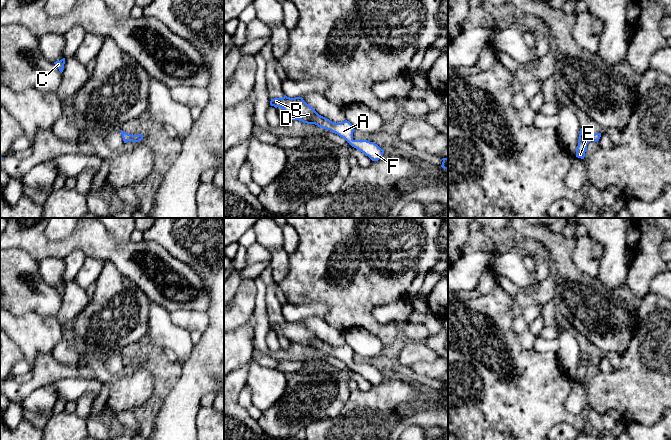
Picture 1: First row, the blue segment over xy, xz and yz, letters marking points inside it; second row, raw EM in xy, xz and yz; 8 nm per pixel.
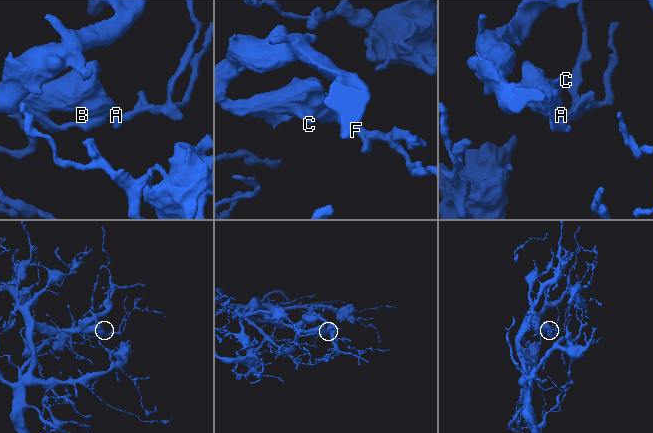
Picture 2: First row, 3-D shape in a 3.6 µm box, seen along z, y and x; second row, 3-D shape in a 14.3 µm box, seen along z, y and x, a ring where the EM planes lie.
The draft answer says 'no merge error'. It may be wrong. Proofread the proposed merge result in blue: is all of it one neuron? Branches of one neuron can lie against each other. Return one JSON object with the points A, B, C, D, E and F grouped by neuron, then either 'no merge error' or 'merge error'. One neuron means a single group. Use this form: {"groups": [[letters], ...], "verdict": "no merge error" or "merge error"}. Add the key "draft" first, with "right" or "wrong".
{"draft": "right", "groups": [["A", "B", "C", "D", "E", "F"]], "verdict": "no merge error"}

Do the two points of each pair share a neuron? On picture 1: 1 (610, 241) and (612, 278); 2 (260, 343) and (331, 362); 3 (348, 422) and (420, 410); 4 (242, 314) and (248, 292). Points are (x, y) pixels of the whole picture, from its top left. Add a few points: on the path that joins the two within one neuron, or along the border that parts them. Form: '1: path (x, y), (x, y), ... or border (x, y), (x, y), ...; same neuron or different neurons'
1: path (612, 250), (612, 269); same neuron
2: path (277, 354), (313, 355); same neuron
3: path (366, 422), (402, 411); same neuron
4: path (242, 309), (245, 297); same neuron

